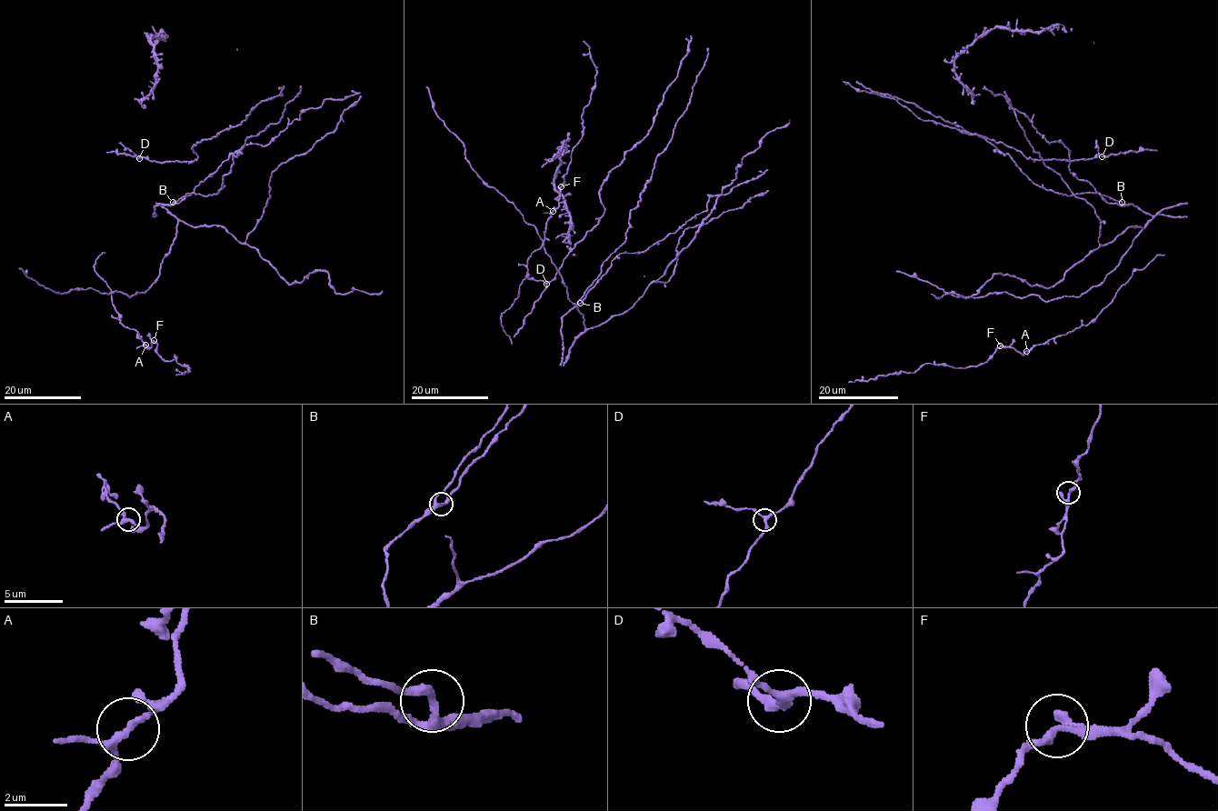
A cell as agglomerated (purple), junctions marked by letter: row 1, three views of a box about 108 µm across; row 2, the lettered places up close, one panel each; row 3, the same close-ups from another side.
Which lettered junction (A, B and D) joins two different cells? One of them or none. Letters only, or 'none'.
none

